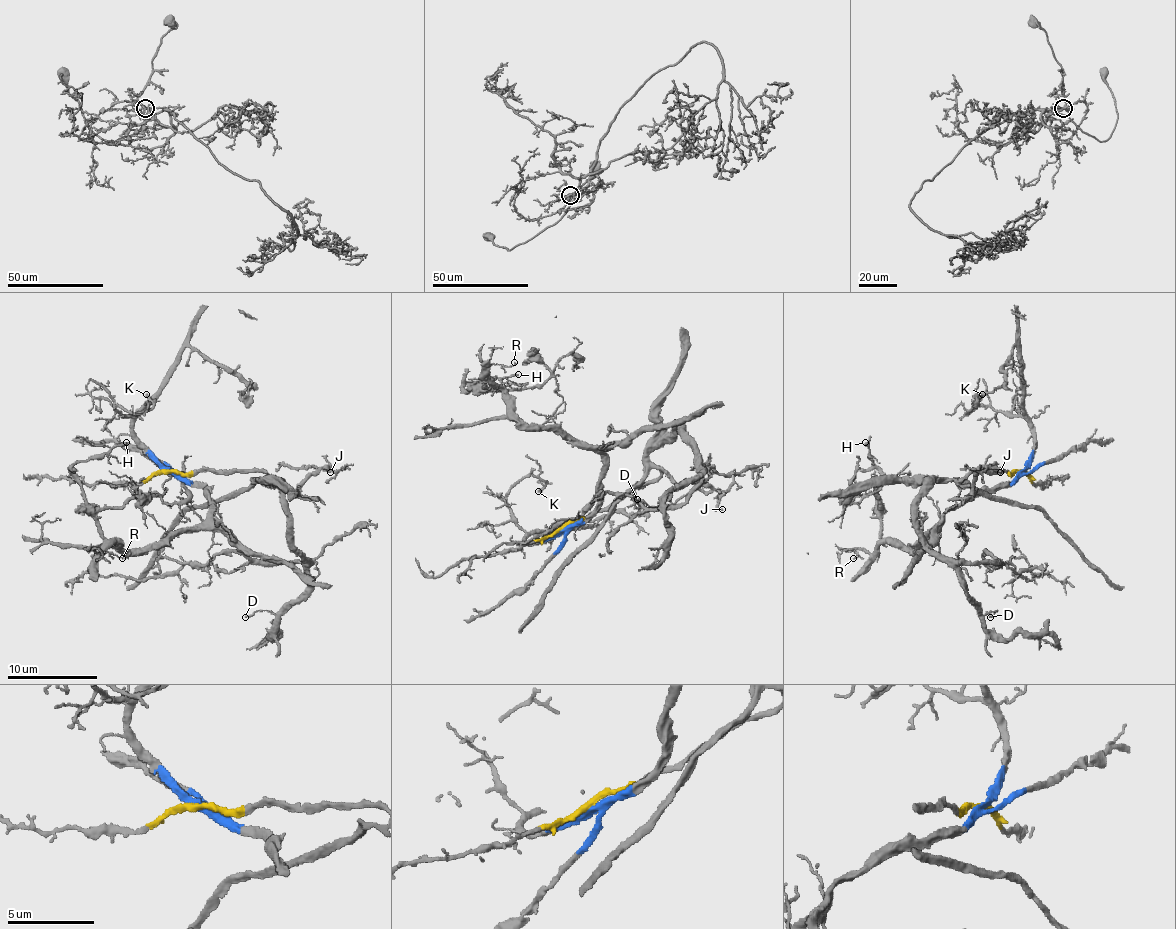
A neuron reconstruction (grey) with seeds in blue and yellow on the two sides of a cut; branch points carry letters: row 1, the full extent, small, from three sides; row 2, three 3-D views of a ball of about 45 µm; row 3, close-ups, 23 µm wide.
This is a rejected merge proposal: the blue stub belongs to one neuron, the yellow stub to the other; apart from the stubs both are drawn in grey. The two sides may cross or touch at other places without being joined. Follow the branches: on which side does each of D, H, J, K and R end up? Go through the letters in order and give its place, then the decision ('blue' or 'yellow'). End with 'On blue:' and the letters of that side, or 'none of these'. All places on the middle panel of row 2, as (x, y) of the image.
D: place (637, 499); yellow
H: place (518, 374); blue
J: place (722, 509); yellow
K: place (538, 491); blue
R: place (514, 362); blue
On blue: H, K, R

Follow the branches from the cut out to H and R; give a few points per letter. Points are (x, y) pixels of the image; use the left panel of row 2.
H: (167, 471), (205, 491), (209, 512), (203, 521), (124, 550), (104, 536), (72, 469), (126, 442)
R: (167, 471), (203, 489), (209, 512), (158, 543), (131, 550), (108, 543), (95, 550), (122, 559)

